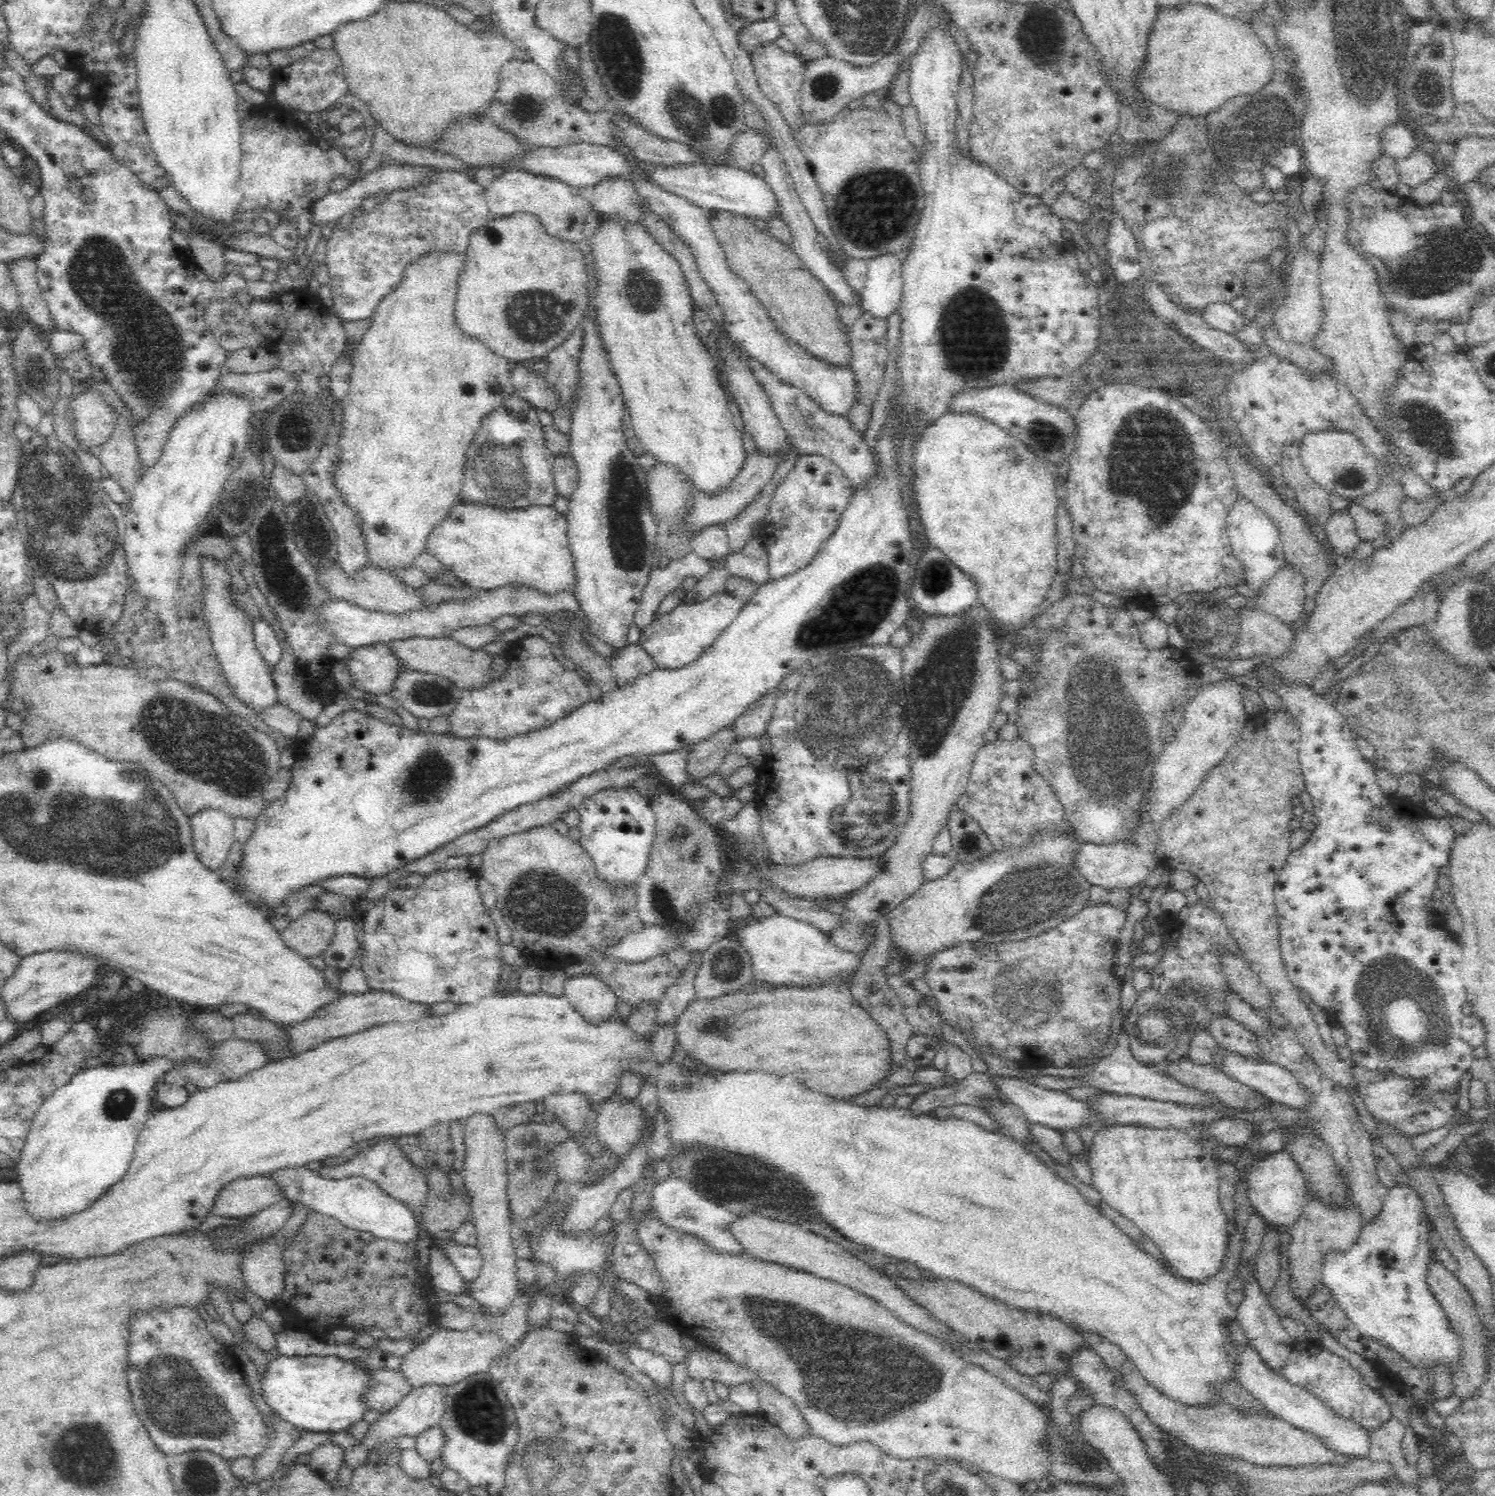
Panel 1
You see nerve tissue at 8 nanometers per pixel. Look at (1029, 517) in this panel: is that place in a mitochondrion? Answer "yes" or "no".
no

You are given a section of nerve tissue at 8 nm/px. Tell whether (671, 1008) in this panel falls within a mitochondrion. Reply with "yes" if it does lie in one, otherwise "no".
no

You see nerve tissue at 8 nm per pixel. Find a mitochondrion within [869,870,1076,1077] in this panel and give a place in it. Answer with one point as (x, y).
(1042, 992)

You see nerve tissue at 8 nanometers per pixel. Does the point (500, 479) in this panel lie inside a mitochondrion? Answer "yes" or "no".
yes

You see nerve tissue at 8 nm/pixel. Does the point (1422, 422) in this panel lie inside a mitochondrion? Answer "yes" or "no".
yes

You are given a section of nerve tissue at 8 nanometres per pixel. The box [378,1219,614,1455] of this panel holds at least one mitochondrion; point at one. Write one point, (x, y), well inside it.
(476, 1413)

